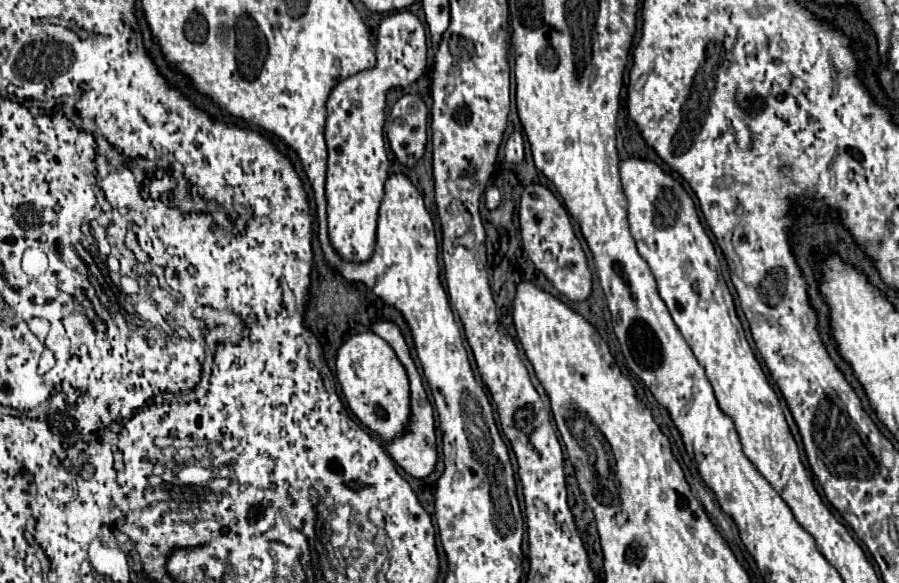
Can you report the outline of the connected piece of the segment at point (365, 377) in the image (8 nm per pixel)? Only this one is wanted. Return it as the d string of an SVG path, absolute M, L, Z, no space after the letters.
M353 335L339 347L335 367L341 391L355 417L365 427L375 431L383 441L387 441L387 437L399 437L411 417L409 379L393 349L377 335Z

